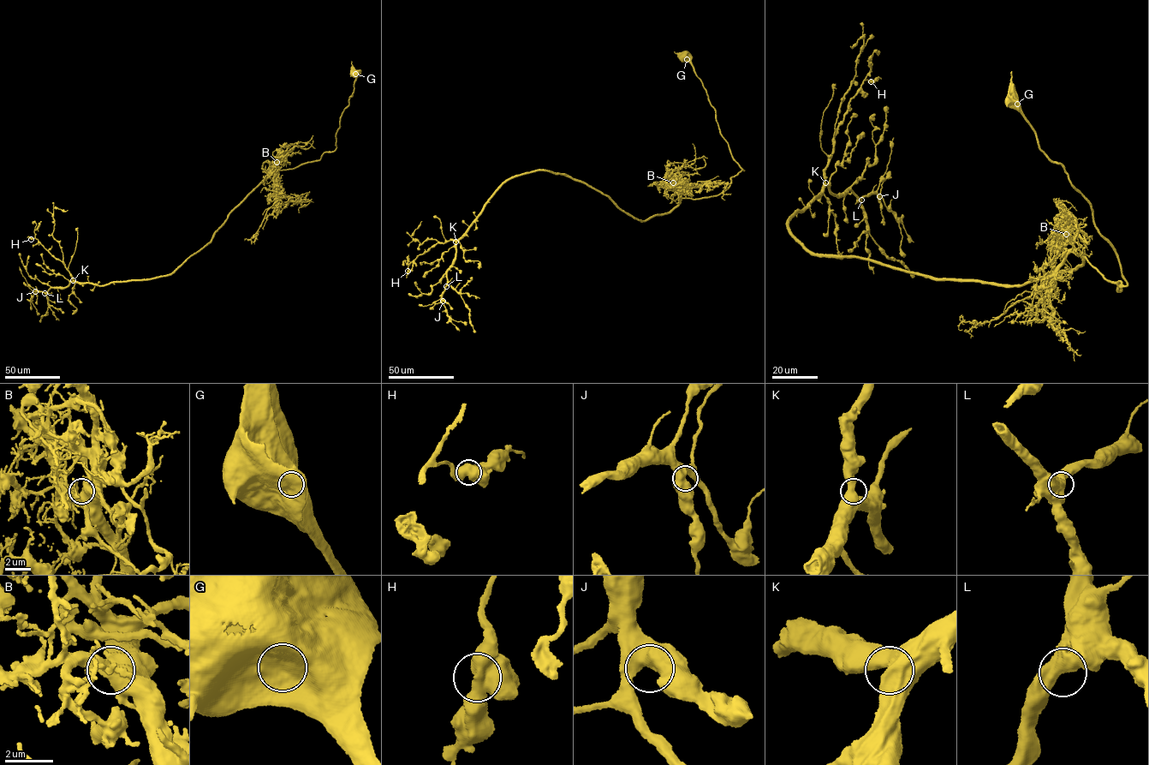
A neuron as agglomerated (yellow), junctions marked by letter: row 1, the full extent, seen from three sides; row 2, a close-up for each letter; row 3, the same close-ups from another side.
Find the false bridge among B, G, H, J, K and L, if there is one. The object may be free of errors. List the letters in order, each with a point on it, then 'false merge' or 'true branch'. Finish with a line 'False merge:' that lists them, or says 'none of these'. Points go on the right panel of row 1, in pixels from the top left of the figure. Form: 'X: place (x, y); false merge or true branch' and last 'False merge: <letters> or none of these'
B: place (1066, 234); true branch
G: place (1017, 104); true branch
H: place (871, 81); true branch
J: place (879, 196); true branch
K: place (825, 182); true branch
L: place (861, 200); true branch
False merge: none of these

